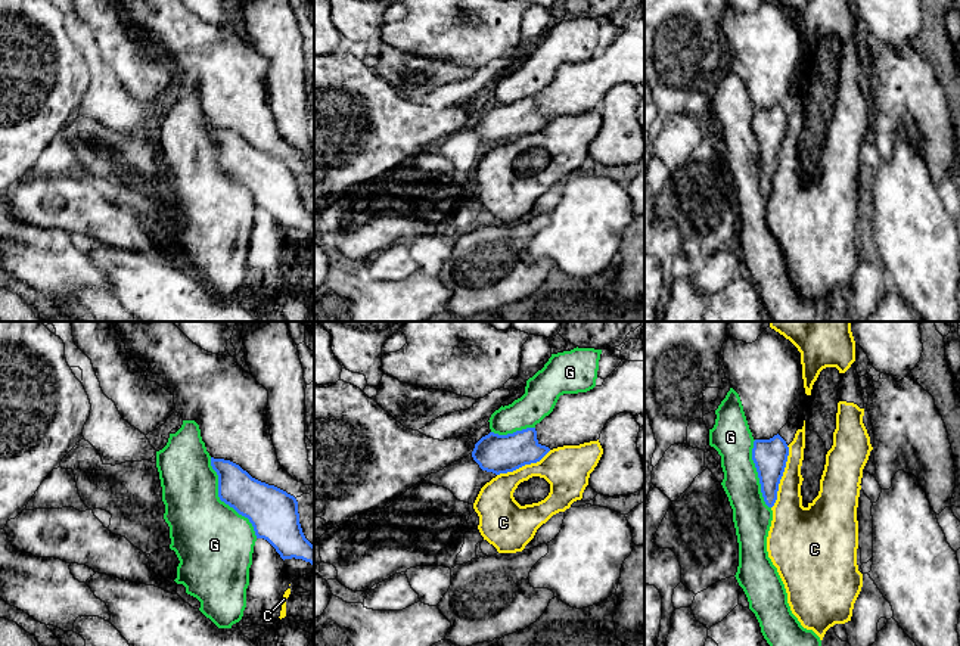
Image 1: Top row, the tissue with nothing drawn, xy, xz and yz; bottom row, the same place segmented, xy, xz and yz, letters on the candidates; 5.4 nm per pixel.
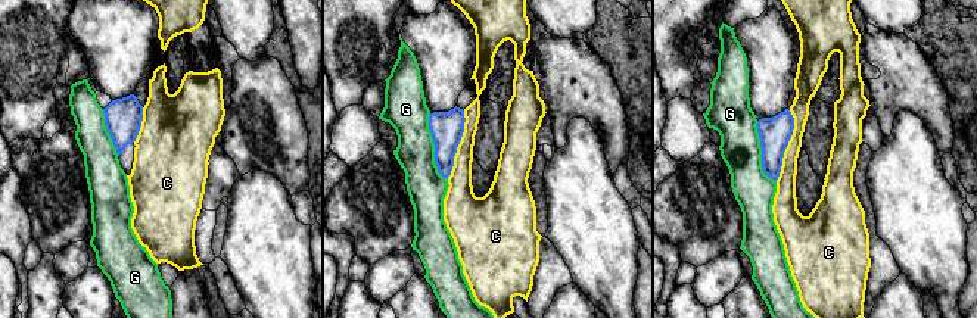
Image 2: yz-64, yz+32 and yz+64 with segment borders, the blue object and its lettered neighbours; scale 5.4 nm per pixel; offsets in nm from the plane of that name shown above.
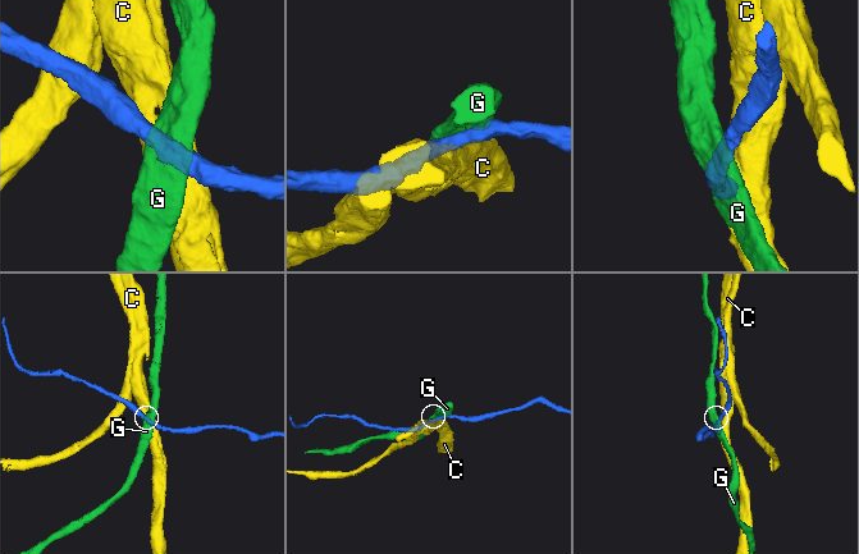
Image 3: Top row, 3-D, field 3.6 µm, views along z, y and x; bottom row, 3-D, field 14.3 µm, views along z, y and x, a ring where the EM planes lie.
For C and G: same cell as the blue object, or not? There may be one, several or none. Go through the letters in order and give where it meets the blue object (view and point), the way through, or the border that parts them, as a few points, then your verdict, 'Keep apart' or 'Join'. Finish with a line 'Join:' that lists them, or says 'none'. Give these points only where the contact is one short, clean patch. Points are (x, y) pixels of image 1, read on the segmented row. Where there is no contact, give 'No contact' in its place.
C: Touches blue at yz (782, 475). Keep apart
G: Touches blue at xy (223, 500). Keep apart
Join: none

